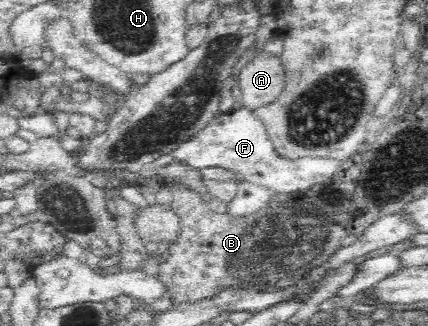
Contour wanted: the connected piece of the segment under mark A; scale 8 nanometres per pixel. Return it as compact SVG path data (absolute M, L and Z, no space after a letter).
M261 51L243 66L236 81L241 88L243 108L253 112L273 103L283 91L284 79L281 58Z

